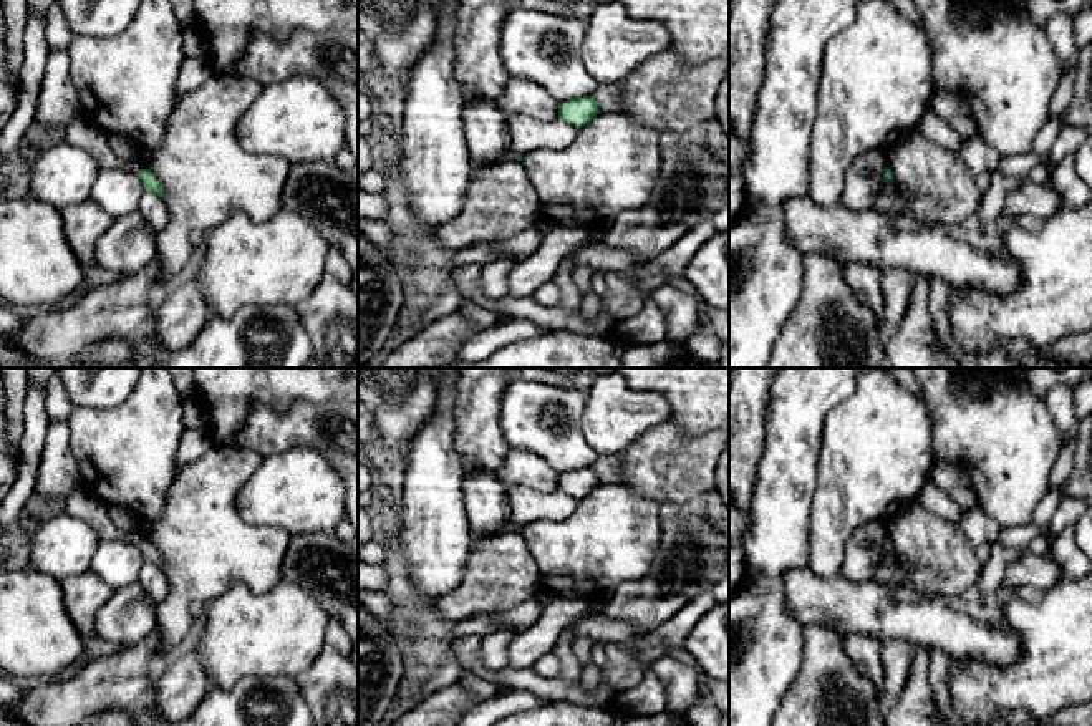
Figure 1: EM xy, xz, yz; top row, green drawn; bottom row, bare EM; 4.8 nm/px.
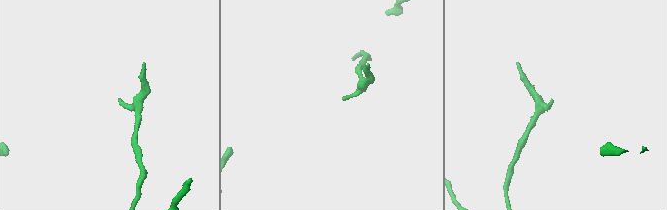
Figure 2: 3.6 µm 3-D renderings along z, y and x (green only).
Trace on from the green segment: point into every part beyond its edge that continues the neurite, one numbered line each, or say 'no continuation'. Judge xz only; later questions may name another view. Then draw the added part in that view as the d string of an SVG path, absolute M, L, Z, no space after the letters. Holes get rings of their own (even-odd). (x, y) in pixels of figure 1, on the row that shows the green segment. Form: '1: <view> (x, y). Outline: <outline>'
no continuation

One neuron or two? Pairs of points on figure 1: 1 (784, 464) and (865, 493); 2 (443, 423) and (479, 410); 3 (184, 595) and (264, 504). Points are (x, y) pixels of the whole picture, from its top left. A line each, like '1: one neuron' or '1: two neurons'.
1: two neurons
2: two neurons
3: two neurons

